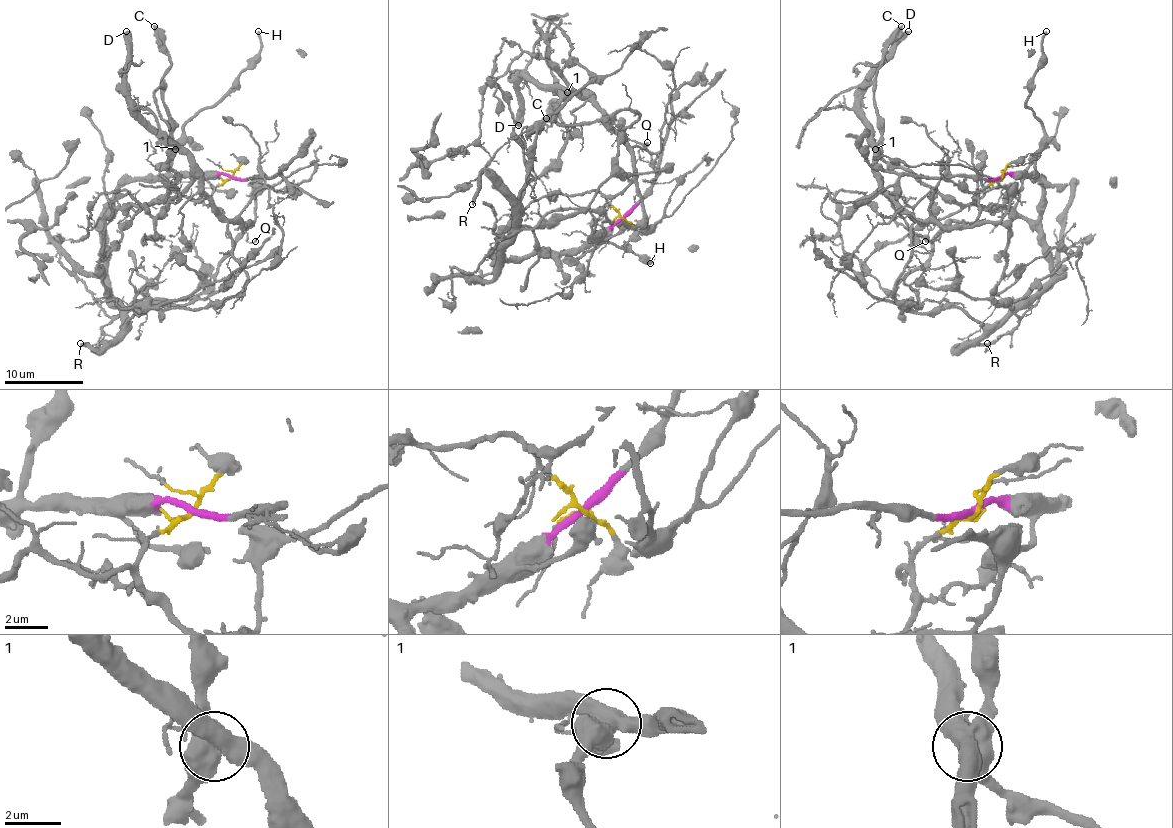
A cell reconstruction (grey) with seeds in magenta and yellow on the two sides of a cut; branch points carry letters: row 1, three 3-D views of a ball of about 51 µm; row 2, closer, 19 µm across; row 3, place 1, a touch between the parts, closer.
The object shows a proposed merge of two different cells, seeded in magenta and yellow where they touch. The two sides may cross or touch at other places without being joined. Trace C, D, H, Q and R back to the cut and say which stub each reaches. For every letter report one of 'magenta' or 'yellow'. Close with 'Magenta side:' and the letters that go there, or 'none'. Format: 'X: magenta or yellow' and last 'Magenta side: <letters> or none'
C: magenta
D: yellow
H: magenta
Q: yellow
R: magenta
Magenta side: C, H, R

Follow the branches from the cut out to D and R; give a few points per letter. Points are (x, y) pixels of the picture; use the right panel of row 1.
D: (1001, 178), (977, 196), (977, 217), (962, 225), (917, 221), (881, 184), (862, 96), (866, 74), (909, 31)
R: (1001, 178), (1005, 174), (1030, 174), (1042, 188), (1040, 247), (1050, 278), (960, 349), (954, 347), (987, 343)

